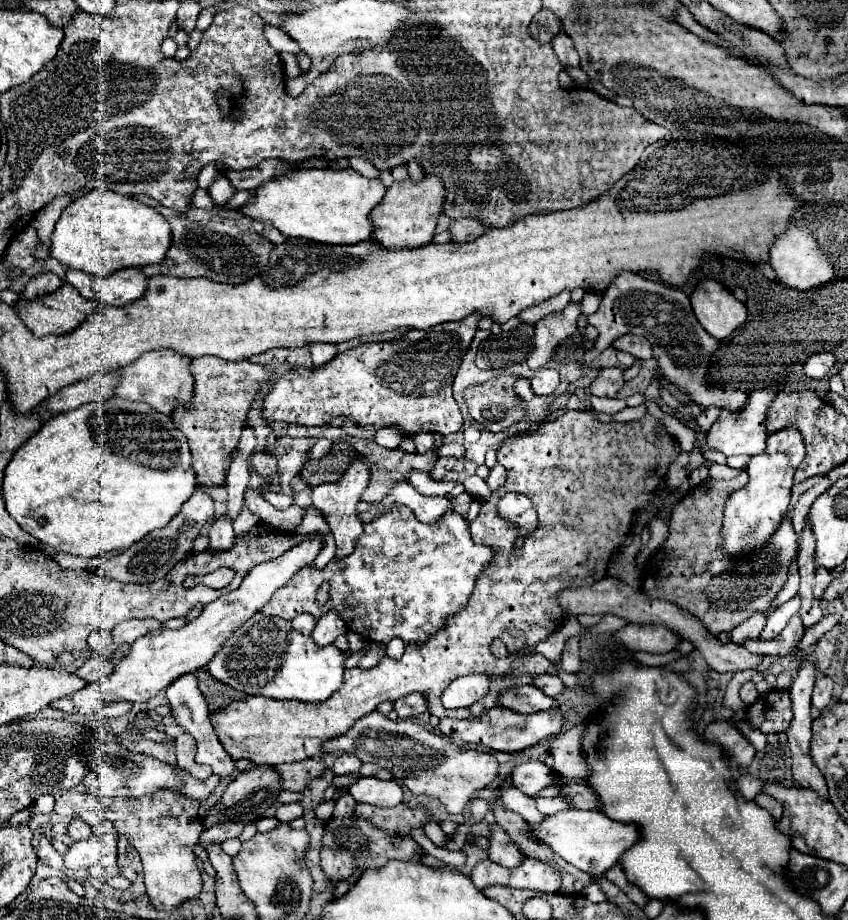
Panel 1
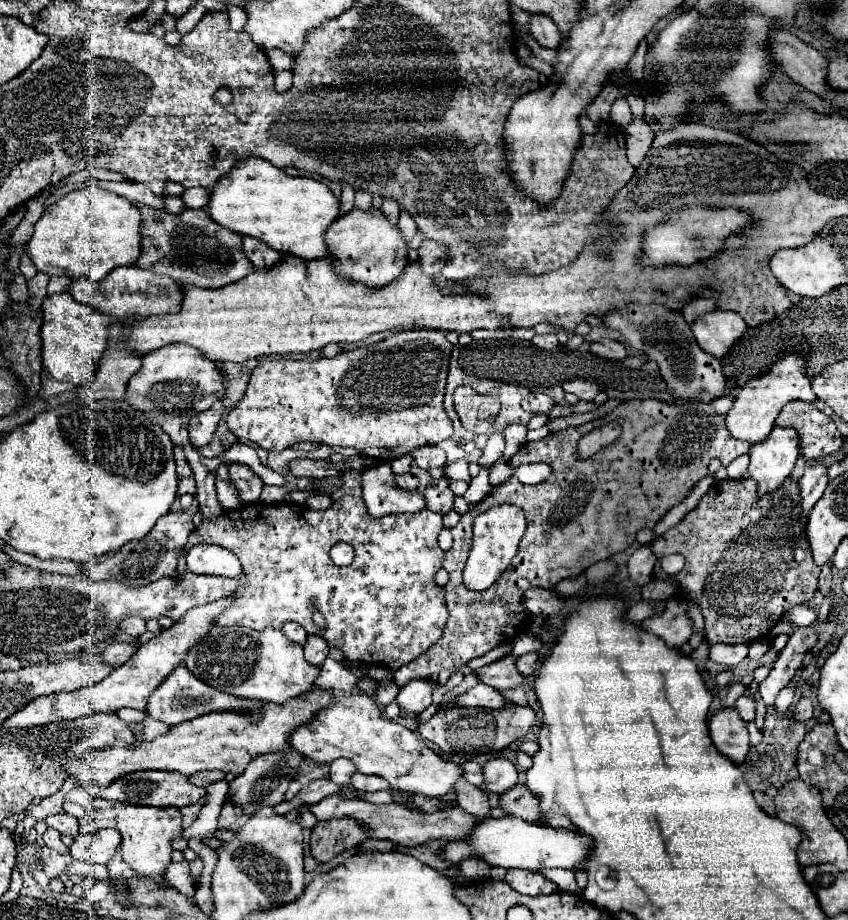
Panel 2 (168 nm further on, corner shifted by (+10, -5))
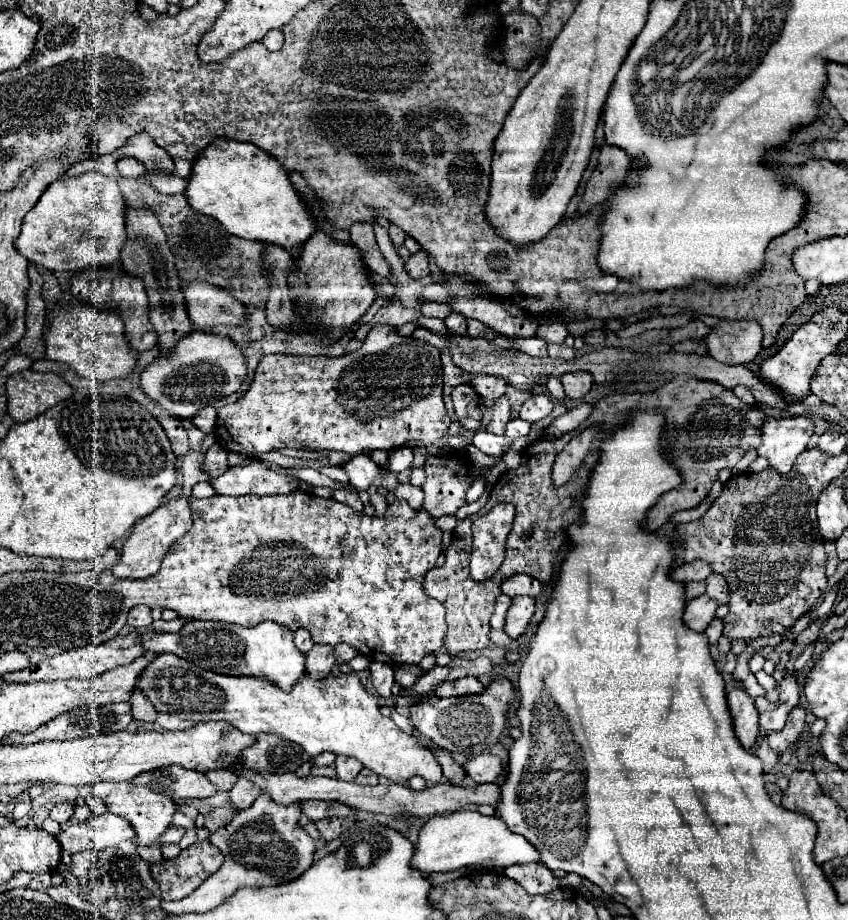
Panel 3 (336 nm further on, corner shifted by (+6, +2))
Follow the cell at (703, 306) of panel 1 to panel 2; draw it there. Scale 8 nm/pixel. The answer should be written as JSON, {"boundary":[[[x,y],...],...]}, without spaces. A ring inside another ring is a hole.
{"boundary":[[[712,311],[700,315],[692,325],[696,343],[716,359],[726,357],[734,343],[740,341],[740,337],[746,333],[746,329],[748,325],[738,313],[726,311]]]}

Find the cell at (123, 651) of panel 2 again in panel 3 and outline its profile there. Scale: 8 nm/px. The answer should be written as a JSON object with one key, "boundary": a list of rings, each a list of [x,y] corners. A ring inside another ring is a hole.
{"boundary":[[[194,620],[176,634],[156,634],[152,630],[140,634],[142,648],[154,652],[172,652],[204,670],[226,676],[254,676],[272,682],[282,690],[292,690],[306,674],[306,656],[294,646],[294,634],[274,622],[260,622],[254,628],[244,628],[226,622]]]}

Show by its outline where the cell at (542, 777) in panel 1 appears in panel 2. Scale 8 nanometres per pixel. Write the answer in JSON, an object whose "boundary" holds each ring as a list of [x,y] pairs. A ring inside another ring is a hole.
{"boundary":[[[504,757],[490,759],[482,767],[482,773],[484,773],[484,787],[490,793],[502,793],[502,791],[510,789],[518,781],[518,771],[516,771],[514,763],[510,763]]]}

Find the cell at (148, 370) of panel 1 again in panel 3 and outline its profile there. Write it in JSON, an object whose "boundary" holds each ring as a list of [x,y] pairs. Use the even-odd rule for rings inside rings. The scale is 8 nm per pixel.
{"boundary":[[[200,330],[184,336],[174,350],[160,354],[154,358],[150,366],[140,374],[140,388],[144,394],[158,406],[164,408],[176,420],[192,420],[192,416],[204,408],[212,406],[218,400],[234,394],[246,376],[246,360],[238,346],[230,342],[226,336],[204,334]]]}

